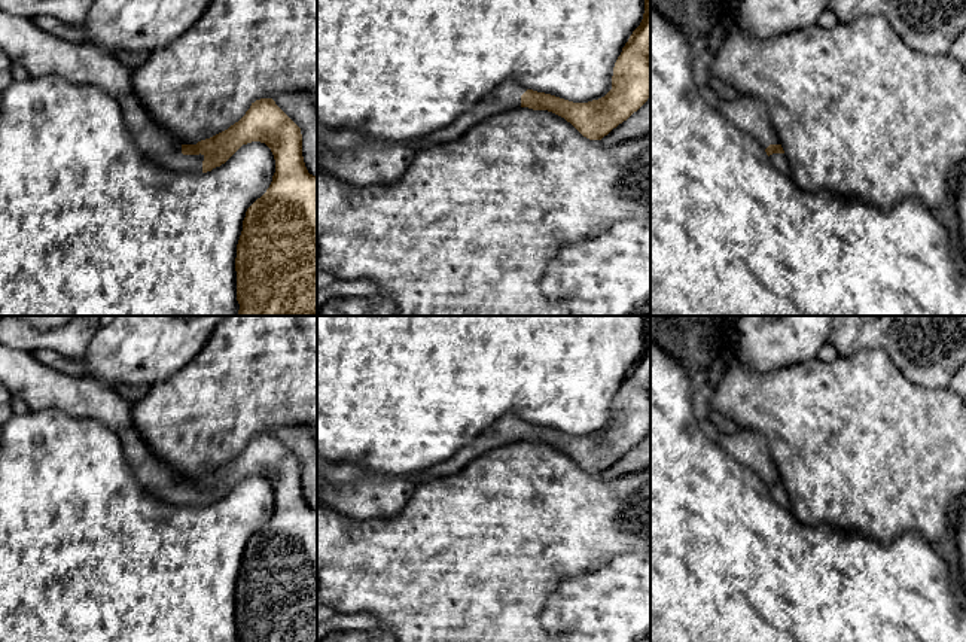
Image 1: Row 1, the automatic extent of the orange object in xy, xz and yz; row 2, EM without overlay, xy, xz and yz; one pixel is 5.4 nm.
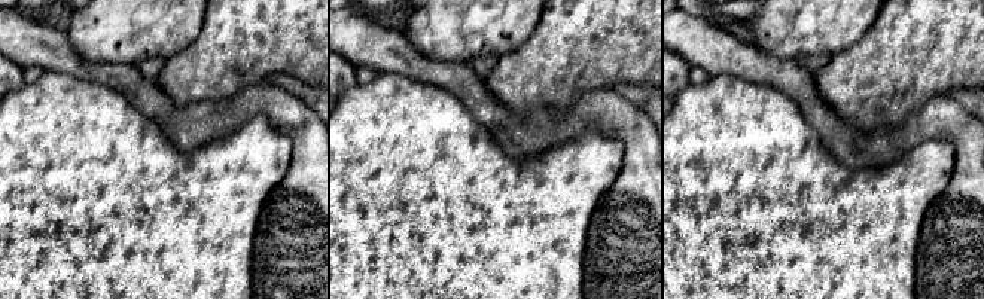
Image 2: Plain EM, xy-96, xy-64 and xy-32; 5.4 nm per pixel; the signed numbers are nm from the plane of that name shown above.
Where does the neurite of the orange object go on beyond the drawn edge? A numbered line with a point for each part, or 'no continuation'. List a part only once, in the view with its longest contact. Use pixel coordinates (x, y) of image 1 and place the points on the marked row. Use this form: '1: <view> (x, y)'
1: xy (42, 54)

